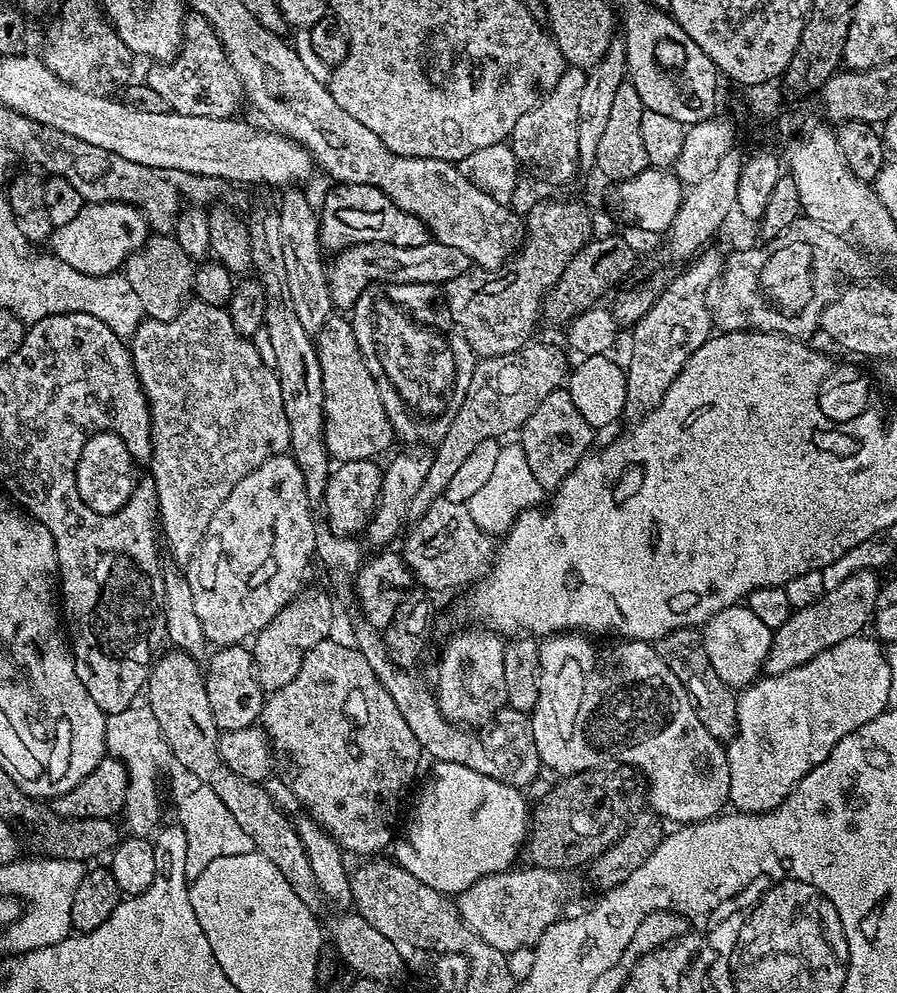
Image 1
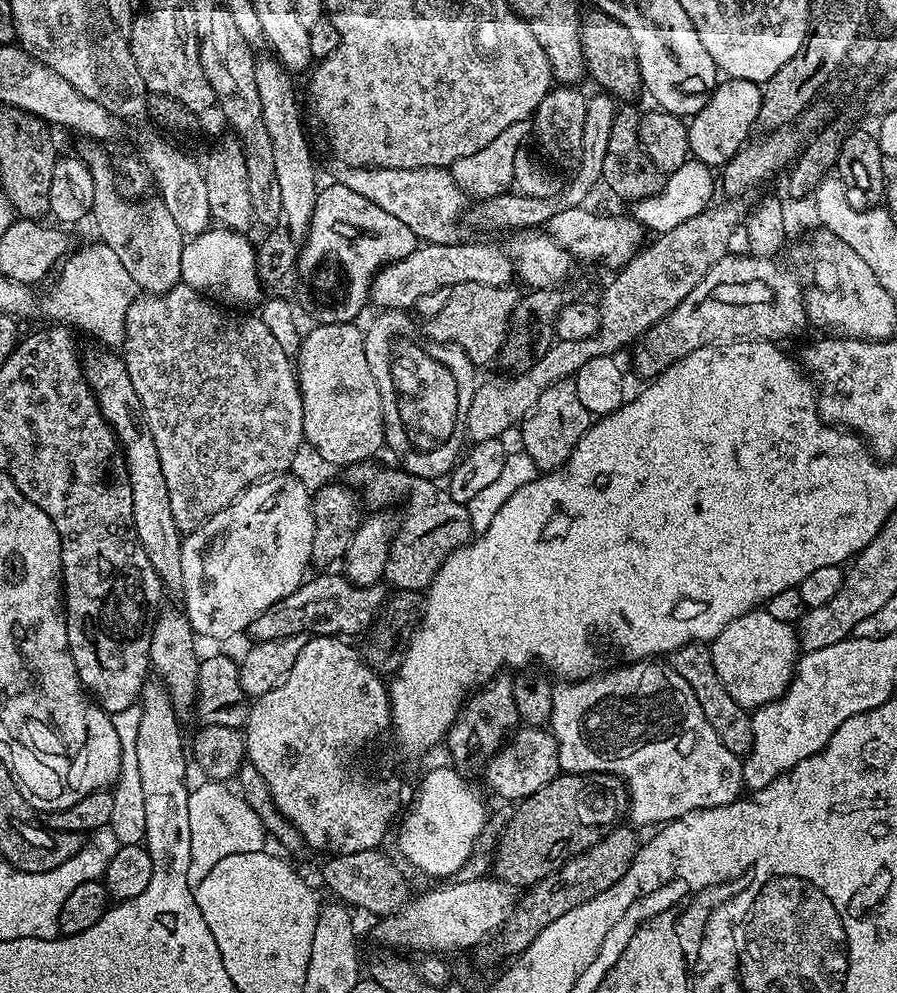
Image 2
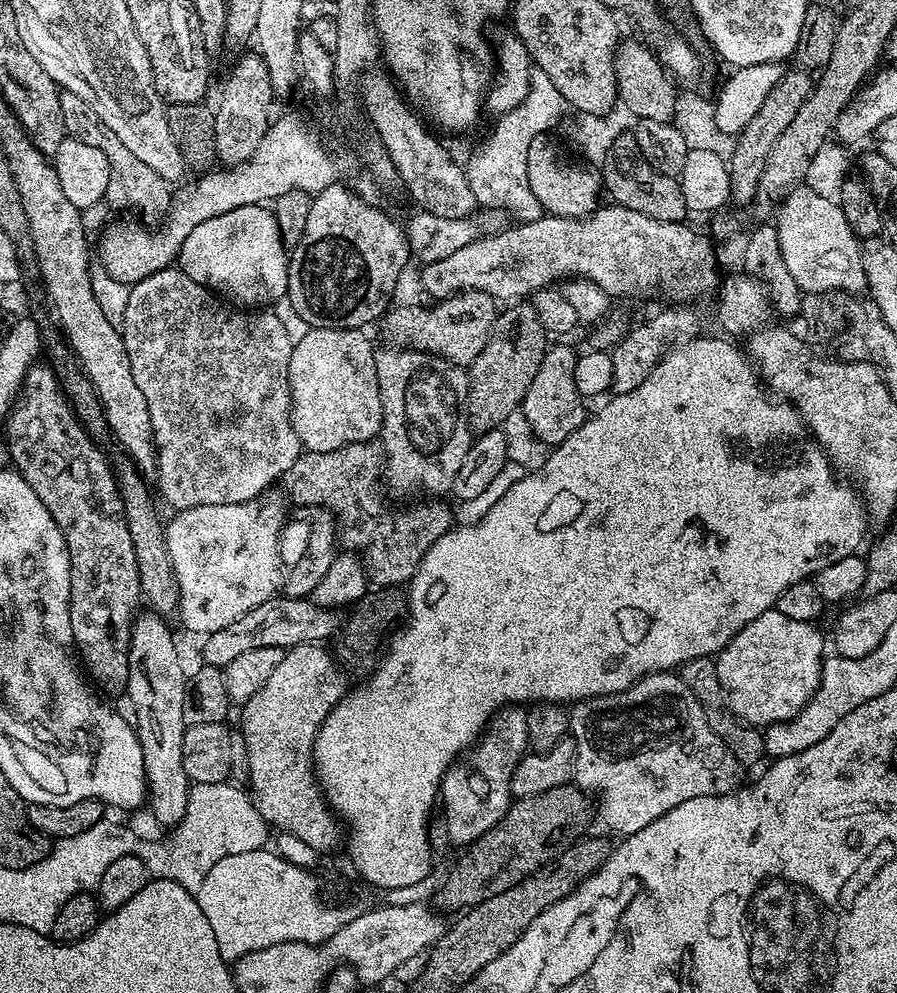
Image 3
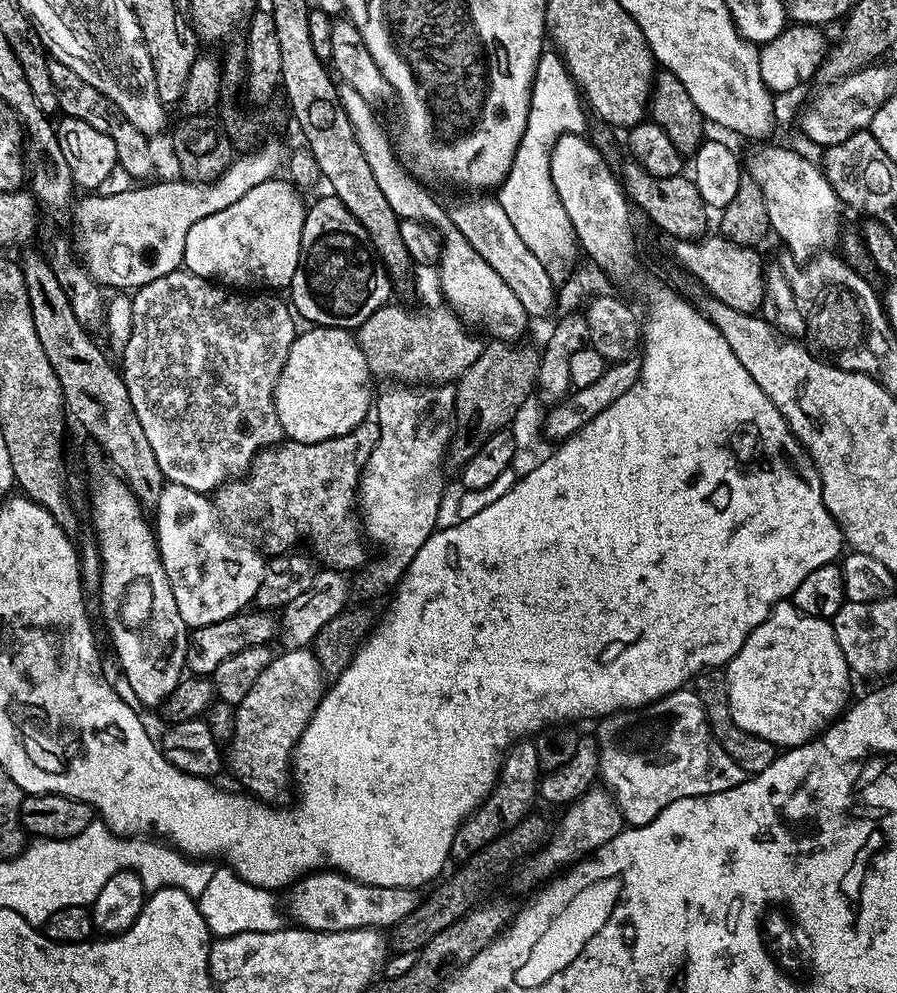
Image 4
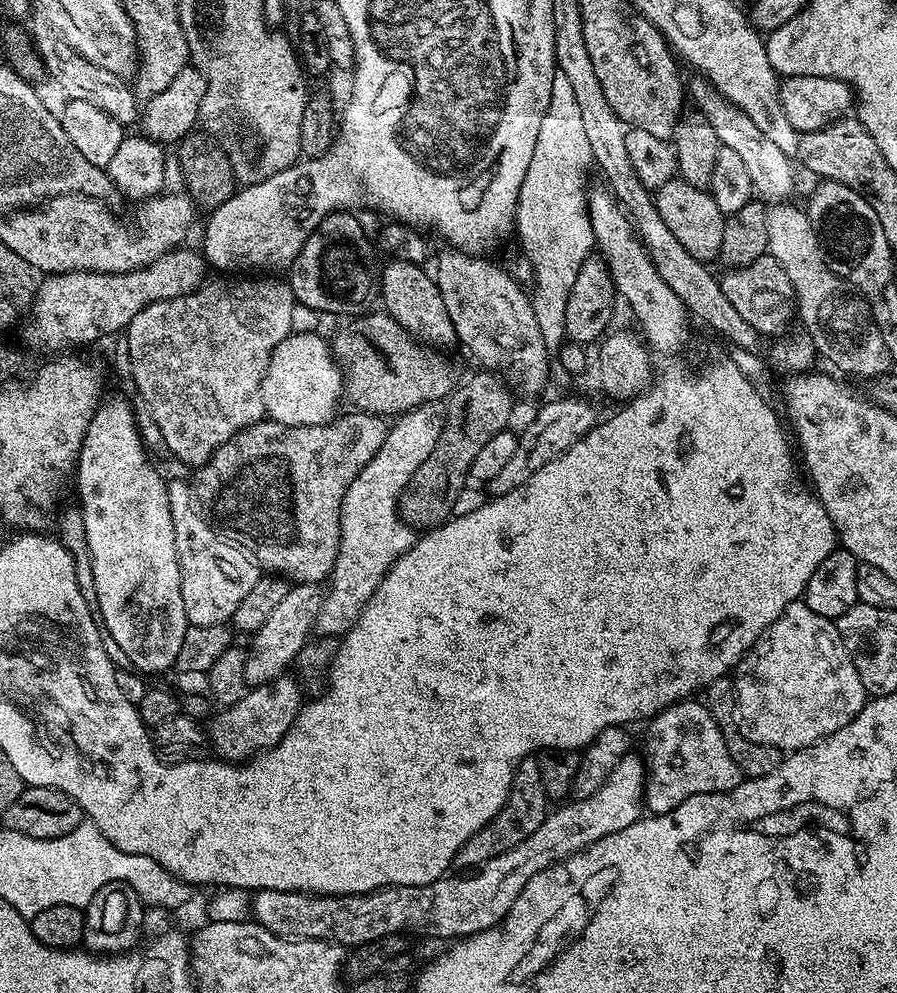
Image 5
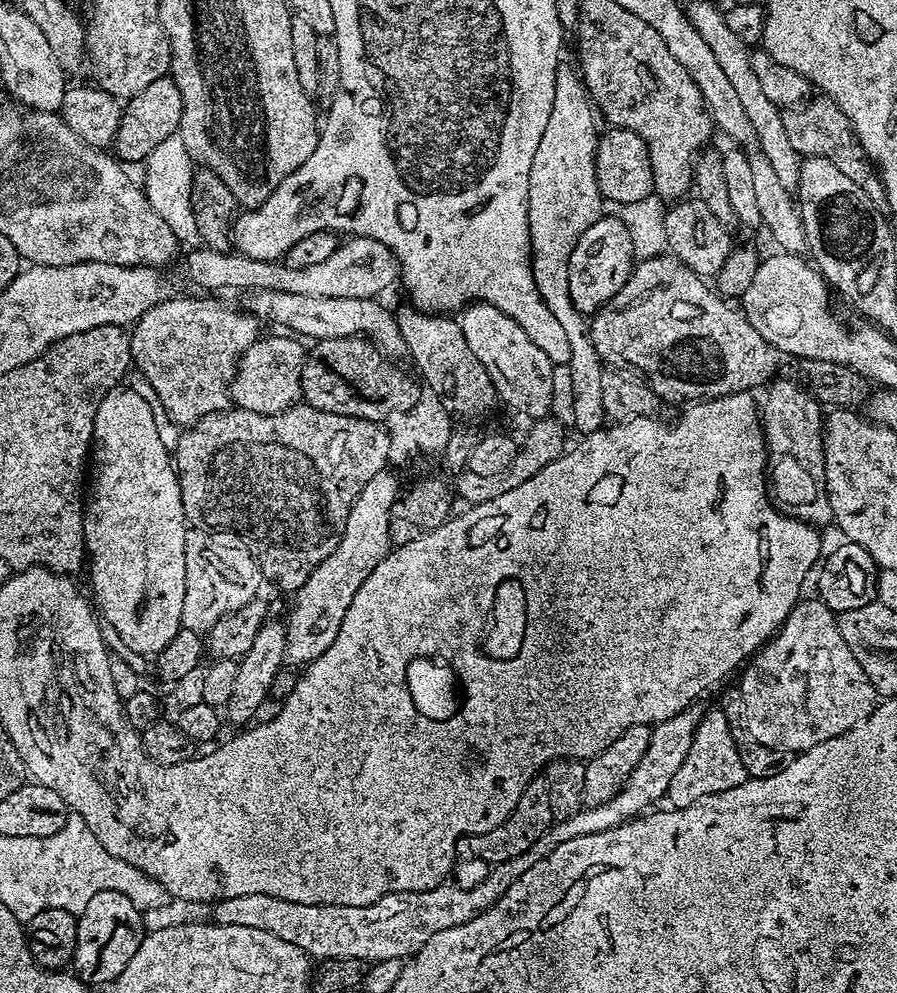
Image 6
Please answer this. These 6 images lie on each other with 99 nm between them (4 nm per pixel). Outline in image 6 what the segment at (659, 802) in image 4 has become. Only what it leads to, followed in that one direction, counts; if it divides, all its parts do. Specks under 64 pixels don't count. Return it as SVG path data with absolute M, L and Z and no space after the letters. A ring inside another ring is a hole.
M722 709L705 711L694 734L694 742L686 754L686 762L682 762L678 774L670 778L666 800L672 808L685 808L698 802L698 798L722 794L722 790L734 790L734 786L742 786L742 782L749 780L748 771L746 766L742 766L740 751L734 742L733 727L733 721L728 721Z

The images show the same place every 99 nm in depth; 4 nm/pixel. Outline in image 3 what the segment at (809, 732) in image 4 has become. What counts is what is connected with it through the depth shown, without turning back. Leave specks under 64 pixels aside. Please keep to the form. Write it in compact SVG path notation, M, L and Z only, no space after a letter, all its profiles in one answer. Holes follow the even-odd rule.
M771 608L769 612L758 614L758 618L754 618L743 630L734 638L721 652L715 657L716 669L718 670L718 682L722 682L722 690L724 698L728 702L733 714L738 719L743 720L746 724L753 726L767 726L769 724L781 724L787 720L793 720L794 717L801 712L806 706L806 702L810 702L812 695L818 690L820 685L820 675L822 674L822 666L826 659L826 651L824 652L824 640L826 644L826 636L816 629L815 623L807 624L806 622L798 622L795 618L786 618L786 614L782 614L777 608Z

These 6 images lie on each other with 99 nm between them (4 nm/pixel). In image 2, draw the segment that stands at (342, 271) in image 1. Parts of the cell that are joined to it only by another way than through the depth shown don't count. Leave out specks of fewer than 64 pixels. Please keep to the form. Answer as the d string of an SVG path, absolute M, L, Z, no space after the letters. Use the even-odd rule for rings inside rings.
M421 243L410 255L388 264L376 273L371 295L380 299L384 310L408 310L423 296L432 296L443 288L454 290L459 284L478 282L482 286L508 286L514 280L514 260L496 244Z

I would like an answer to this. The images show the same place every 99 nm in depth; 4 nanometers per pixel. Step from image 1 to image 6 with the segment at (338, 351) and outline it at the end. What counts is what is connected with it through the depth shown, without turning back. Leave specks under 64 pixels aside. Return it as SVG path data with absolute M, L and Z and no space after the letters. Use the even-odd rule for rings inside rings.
M261 335L241 354L236 362L230 389L230 400L235 407L260 414L274 414L286 411L301 399L300 375L306 348L295 335L284 335L286 336Z

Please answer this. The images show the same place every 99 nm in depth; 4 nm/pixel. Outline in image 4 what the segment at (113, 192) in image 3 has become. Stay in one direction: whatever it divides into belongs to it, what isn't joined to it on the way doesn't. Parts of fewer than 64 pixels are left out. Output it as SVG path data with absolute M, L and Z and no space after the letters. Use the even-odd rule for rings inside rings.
M52 62L50 63L50 74L57 89L63 90L58 96L59 111L63 113L64 116L73 116L82 122L90 122L90 126L94 126L110 138L114 138L116 158L122 172L124 168L126 175L137 176L137 181L140 182L147 181L149 177L151 177L148 175L152 172L152 148L148 145L151 144L149 137L143 136L133 124L127 122L112 124L114 109L112 105L108 103L107 98L102 94L98 94L98 90L94 90L86 82L82 82L82 78L78 78L78 74L74 74L66 66Z

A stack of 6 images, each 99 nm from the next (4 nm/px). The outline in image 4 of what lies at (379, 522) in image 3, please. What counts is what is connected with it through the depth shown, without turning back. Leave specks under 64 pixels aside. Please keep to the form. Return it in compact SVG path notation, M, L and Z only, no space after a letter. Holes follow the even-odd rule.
M369 418L354 430L350 430L350 434L342 434L333 440L313 444L299 444L288 440L279 446L264 449L243 476L229 480L227 484L216 489L214 503L221 524L233 536L251 544L269 557L291 553L295 544L305 540L312 547L311 555L324 568L332 568L335 572L345 574L352 574L355 568L363 569L369 557L367 558L368 552L364 549L366 537L362 531L361 517L358 515L358 489L362 470L370 454L374 454L374 446L378 446L379 437L380 427L376 425L375 419Z

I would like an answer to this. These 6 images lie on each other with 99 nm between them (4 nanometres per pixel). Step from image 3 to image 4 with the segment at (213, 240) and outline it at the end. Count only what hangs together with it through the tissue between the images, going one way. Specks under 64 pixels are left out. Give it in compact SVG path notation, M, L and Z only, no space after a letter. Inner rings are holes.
M277 178L268 180L262 186L256 186L247 194L242 194L234 206L226 206L226 210L218 210L218 214L210 214L202 218L202 222L194 222L190 226L190 234L186 234L186 250L184 251L183 267L195 275L200 275L202 280L215 281L219 285L227 286L233 290L280 290L276 288L291 289L292 275L296 272L296 267L300 261L300 247L302 246L302 226L304 225L304 213L306 211L306 200L300 196L301 193L287 179Z

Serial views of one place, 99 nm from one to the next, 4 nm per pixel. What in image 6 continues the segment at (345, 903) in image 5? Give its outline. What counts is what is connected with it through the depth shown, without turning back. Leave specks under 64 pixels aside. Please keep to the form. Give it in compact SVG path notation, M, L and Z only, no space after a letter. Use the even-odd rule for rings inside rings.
M693 706L682 710L682 714L674 714L674 718L666 718L666 722L655 725L652 728L650 746L647 747L646 754L638 761L628 781L620 787L620 792L614 794L614 798L610 798L610 802L585 806L580 809L578 814L574 814L570 818L556 820L552 827L546 830L546 834L542 834L542 838L538 838L538 842L534 842L534 846L530 846L528 852L518 854L518 858L510 858L501 864L491 865L487 869L488 873L477 884L472 884L469 888L459 888L458 885L452 884L453 882L445 882L421 892L386 894L370 906L307 904L306 902L286 902L282 898L274 898L270 894L238 894L238 898L215 901L211 905L211 919L222 926L250 926L253 930L266 930L266 934L274 934L274 938L282 938L282 942L286 942L290 946L298 946L298 950L302 950L316 962L345 960L346 958L358 958L365 962L405 961L418 950L422 950L422 946L426 946L426 942L430 942L430 938L434 938L434 934L439 934L441 930L450 930L450 926L462 926L462 922L470 922L470 918L474 918L478 913L494 906L494 902L498 902L498 898L502 898L502 894L506 894L508 887L514 882L518 882L518 878L522 878L522 874L526 874L526 870L530 870L530 866L534 866L534 862L538 862L546 854L558 850L558 846L562 846L562 842L570 842L570 838L582 838L586 834L598 834L611 828L617 828L619 824L625 824L626 821L647 813L655 805L652 804L655 800L663 801L668 795L670 778L674 778L674 774L678 774L682 762L686 762L686 754L694 742L694 734L698 730L700 719L703 718L704 713L703 707Z

